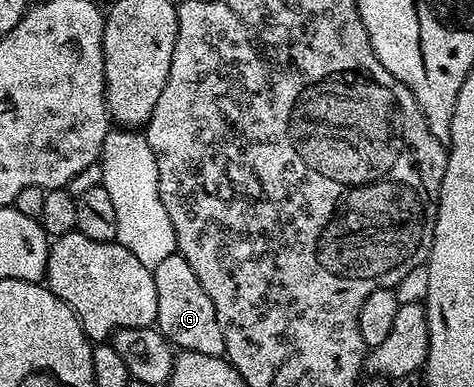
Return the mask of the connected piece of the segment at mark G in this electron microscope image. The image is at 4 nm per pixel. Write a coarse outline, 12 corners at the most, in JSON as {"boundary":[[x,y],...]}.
{"boundary":[[176,252],[153,267],[157,330],[223,357],[216,308]]}

